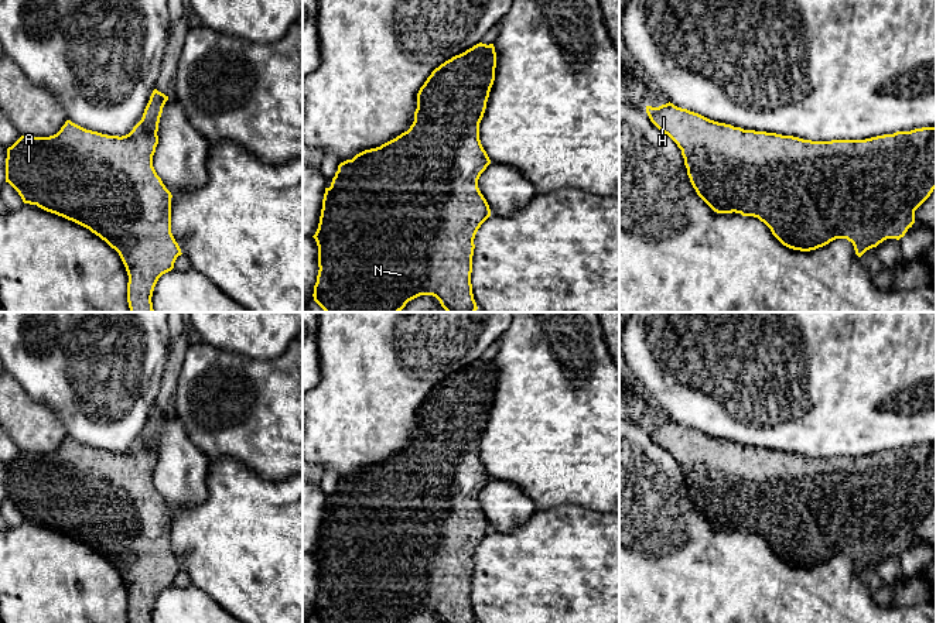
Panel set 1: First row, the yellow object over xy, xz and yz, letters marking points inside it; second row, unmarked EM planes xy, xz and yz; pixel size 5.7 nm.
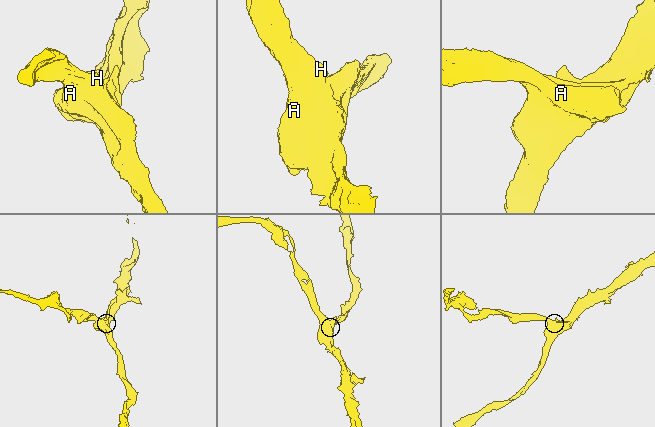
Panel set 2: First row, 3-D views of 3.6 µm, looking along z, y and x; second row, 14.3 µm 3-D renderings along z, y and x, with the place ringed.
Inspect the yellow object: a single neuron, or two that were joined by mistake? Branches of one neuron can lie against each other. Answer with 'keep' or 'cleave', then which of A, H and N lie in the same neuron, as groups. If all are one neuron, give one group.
keep; groups A H N

